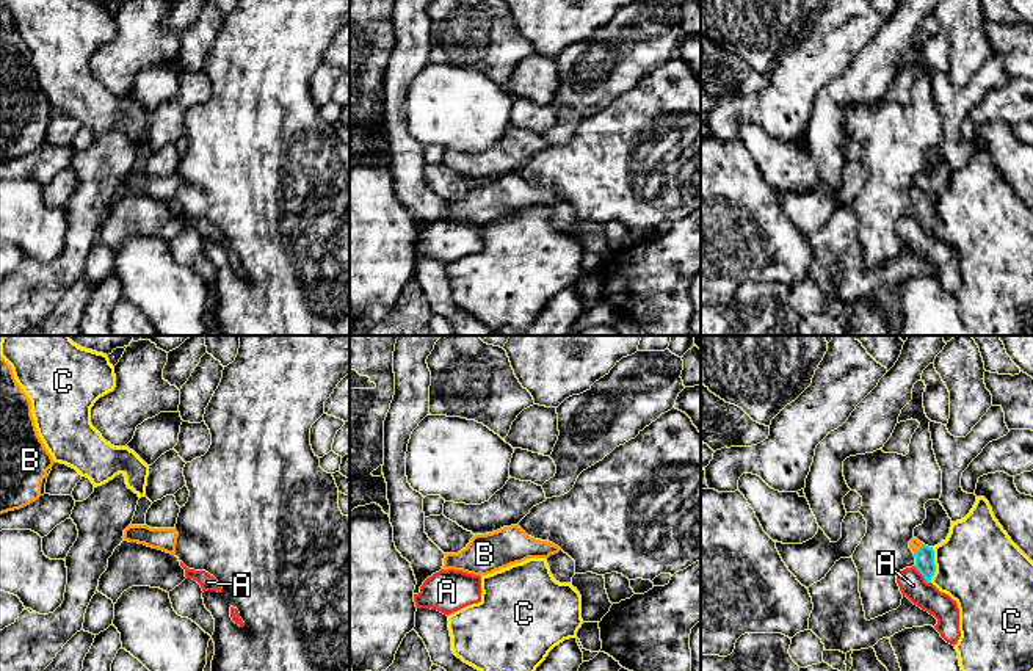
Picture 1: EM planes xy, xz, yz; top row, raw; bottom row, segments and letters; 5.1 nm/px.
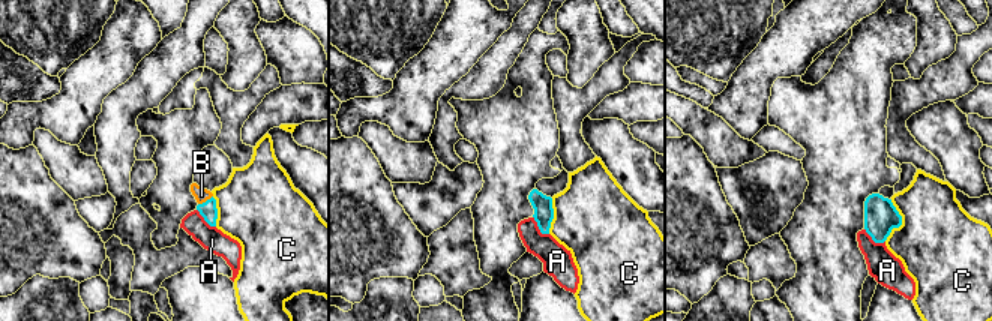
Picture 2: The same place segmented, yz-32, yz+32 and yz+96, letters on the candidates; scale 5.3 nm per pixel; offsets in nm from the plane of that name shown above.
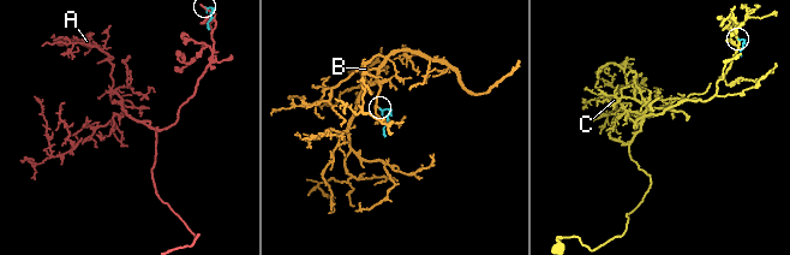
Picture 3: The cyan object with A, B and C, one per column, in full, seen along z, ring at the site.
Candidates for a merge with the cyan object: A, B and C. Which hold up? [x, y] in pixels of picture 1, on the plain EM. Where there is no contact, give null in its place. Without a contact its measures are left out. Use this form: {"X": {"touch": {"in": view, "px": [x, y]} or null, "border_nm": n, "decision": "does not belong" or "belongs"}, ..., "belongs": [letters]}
{"A": {"touch": {"in": "yz", "px": [922, 223]}, "border_nm": 130, "decision": "does not belong"}, "B": {"touch": {"in": "yz", "px": [919, 198]}, "border_nm": 80, "decision": "belongs"}, "C": {"touch": {"in": "yz", "px": [935, 213]}, "border_nm": 180, "decision": "does not belong"}, "belongs": ["B"]}

